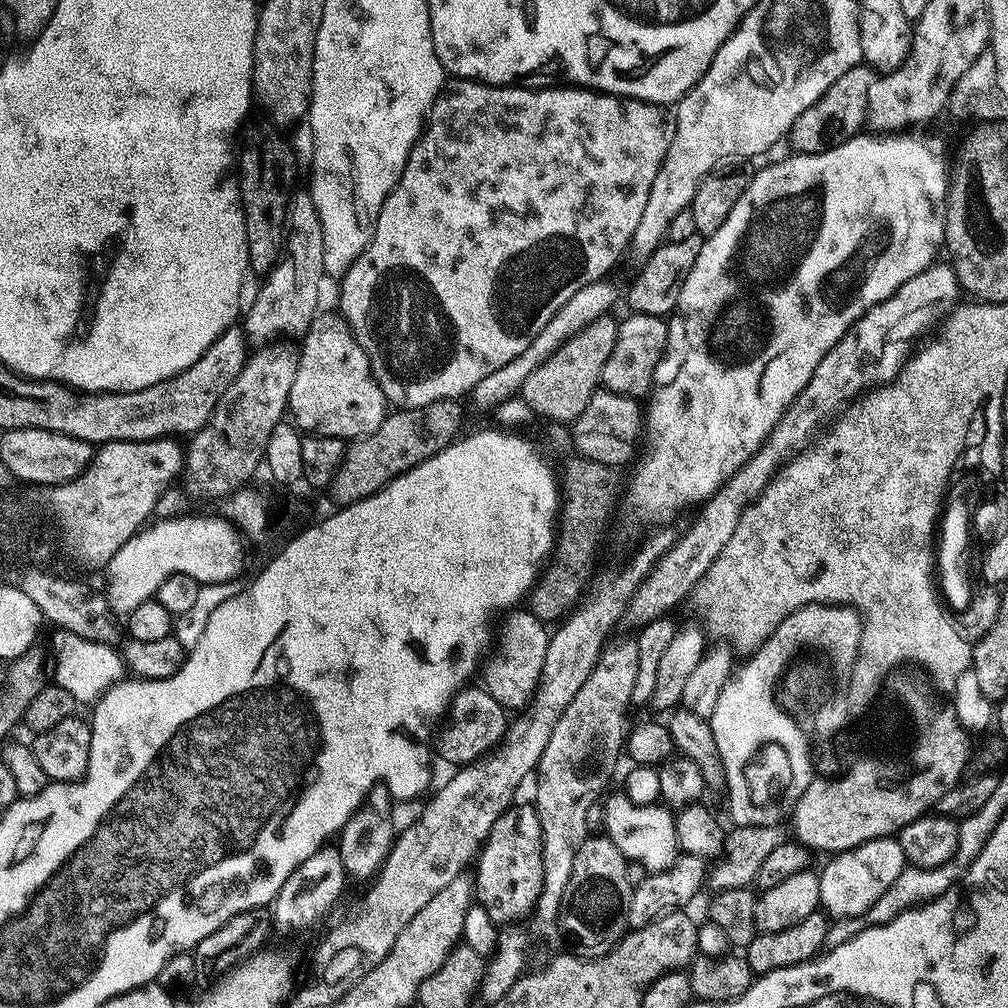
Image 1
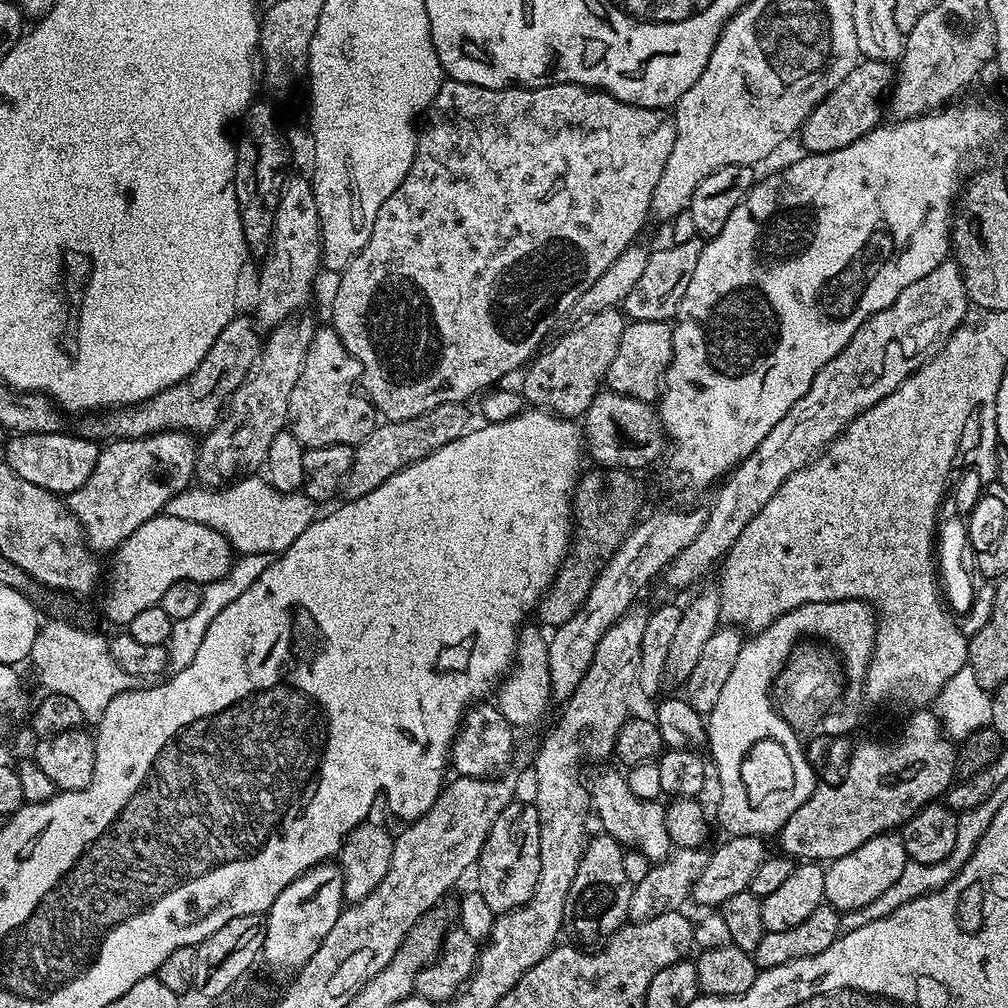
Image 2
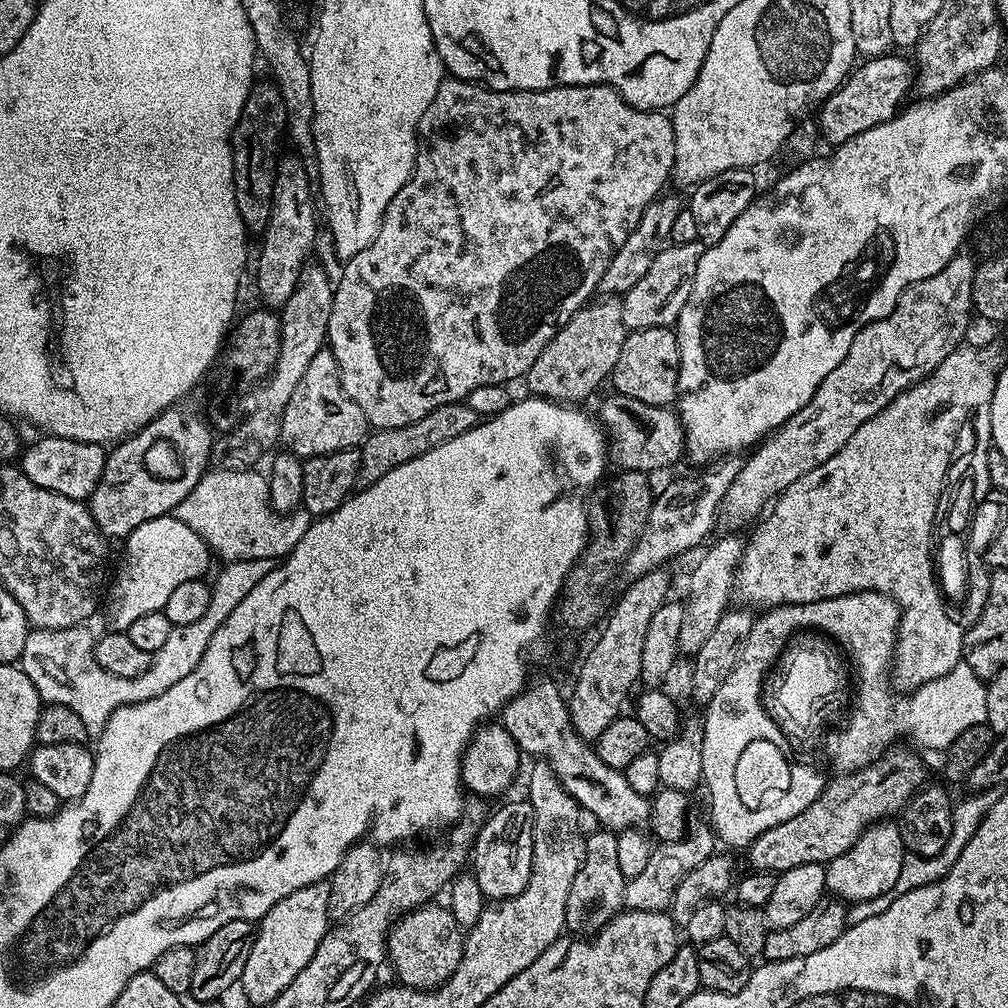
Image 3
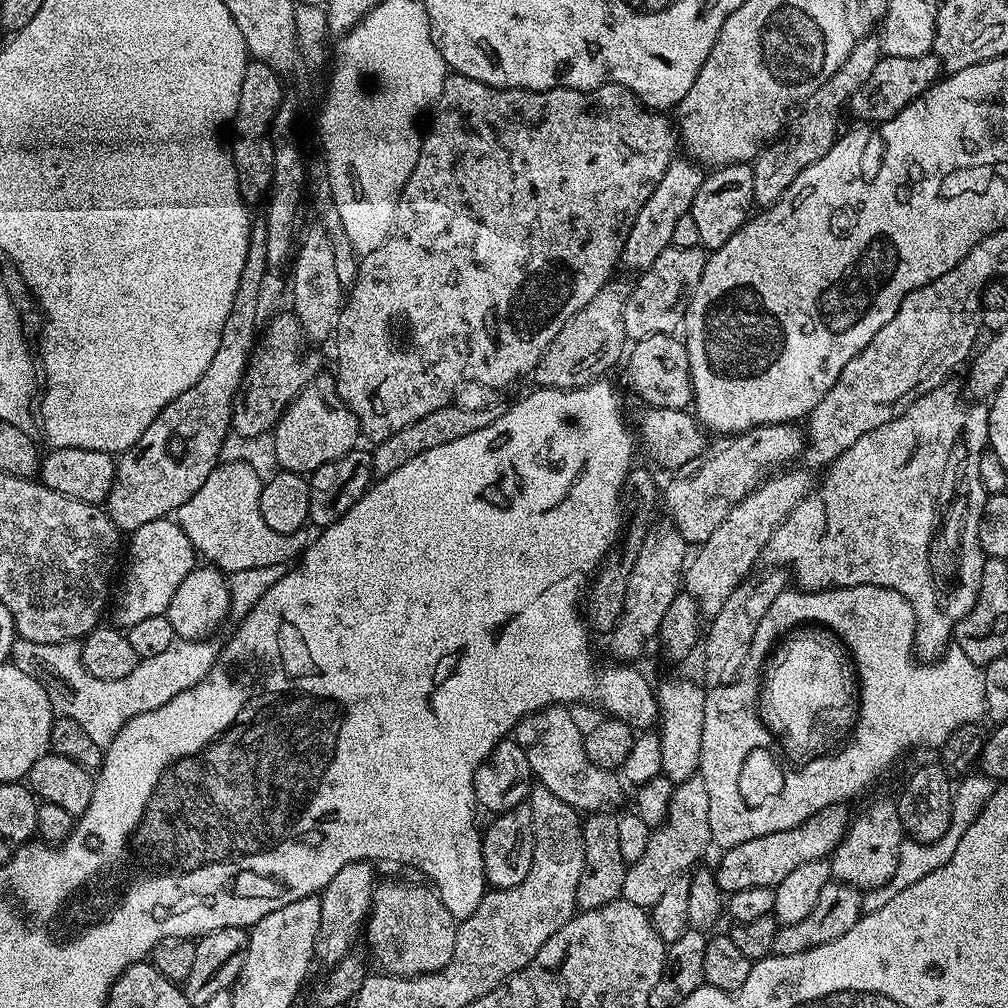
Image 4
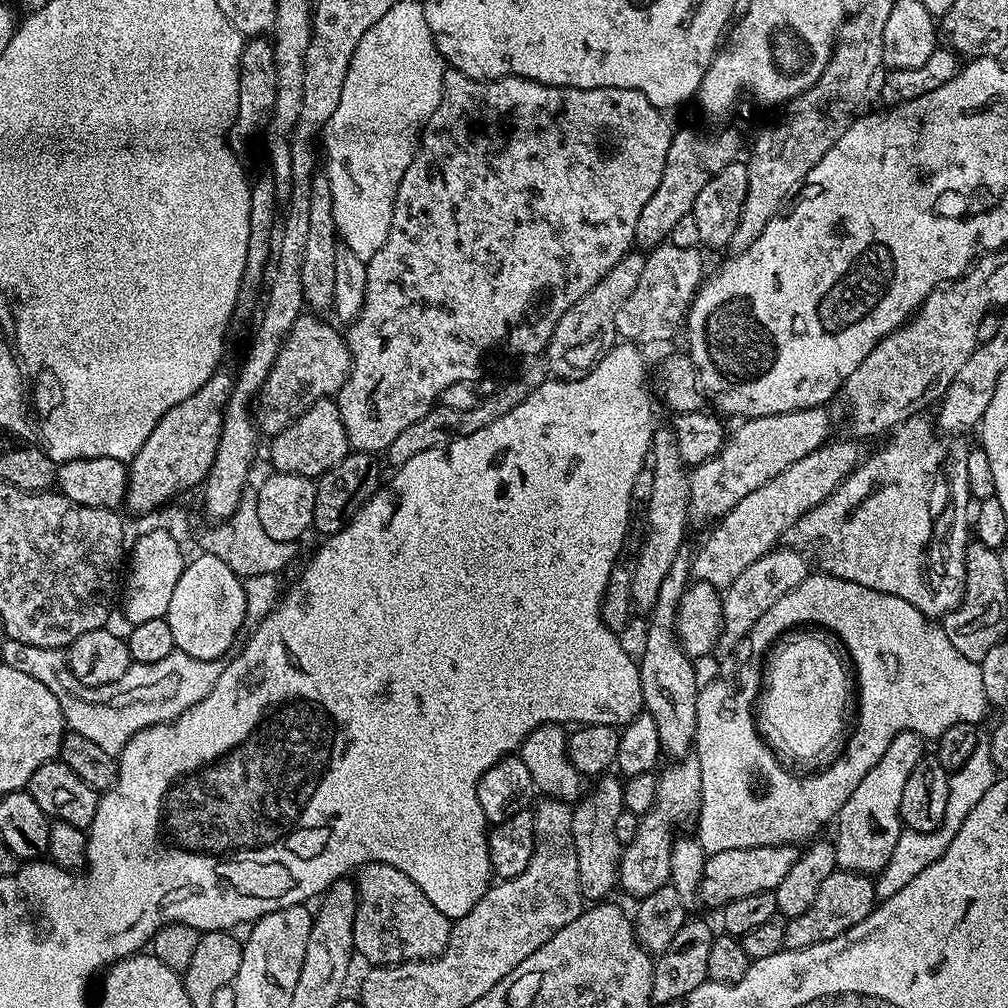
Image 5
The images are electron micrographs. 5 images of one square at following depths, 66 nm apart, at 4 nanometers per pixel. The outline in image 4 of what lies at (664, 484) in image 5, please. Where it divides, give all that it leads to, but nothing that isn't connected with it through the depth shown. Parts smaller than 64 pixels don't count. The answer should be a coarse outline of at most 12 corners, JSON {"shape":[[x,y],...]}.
{"shape":[[671,523],[648,532],[611,659],[636,662],[682,588],[686,541]]}

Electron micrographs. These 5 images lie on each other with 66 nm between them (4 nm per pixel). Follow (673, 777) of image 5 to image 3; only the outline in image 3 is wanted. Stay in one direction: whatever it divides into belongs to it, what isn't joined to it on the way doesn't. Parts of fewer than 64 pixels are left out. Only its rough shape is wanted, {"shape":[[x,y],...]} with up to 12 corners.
{"shape":[[707,823],[653,847],[624,885],[631,910],[662,912],[679,883],[717,851]]}

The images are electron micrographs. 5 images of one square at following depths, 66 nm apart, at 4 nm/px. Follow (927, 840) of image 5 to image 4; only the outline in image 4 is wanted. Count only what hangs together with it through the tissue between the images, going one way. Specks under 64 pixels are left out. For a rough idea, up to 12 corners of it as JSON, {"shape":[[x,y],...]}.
{"shape":[[965,775],[952,793],[946,834],[929,844],[905,838],[892,884],[867,889],[865,914],[896,890],[934,874],[996,793],[997,781]]}

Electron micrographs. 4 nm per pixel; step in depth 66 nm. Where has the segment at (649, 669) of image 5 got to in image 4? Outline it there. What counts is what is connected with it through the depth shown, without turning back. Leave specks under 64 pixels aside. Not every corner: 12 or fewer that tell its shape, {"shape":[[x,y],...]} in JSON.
{"shape":[[654,688],[662,773],[678,785],[700,771],[705,689]]}

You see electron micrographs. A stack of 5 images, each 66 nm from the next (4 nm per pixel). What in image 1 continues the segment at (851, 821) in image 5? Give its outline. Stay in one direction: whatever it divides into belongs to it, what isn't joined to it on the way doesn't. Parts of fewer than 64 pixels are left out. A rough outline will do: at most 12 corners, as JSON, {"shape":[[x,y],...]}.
{"shape":[[899,839],[837,852],[820,877],[829,917],[861,916],[902,874]]}

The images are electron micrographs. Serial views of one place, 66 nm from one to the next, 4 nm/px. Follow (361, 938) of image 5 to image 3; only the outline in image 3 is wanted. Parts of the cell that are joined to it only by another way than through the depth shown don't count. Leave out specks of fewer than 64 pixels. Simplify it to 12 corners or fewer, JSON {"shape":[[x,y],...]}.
{"shape":[[429,902],[388,933],[406,988],[439,988],[466,943],[451,907]]}

